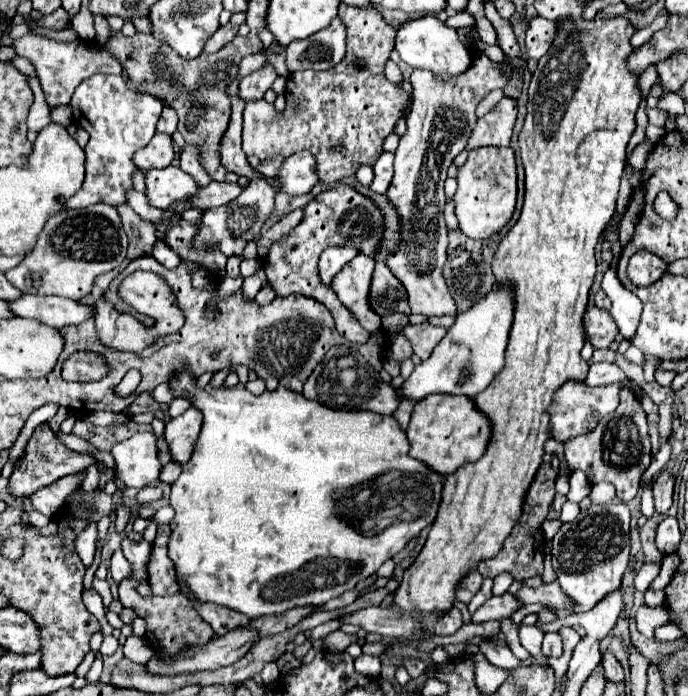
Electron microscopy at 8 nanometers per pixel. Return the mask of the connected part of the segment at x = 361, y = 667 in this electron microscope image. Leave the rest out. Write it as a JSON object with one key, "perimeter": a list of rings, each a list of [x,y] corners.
{"perimeter":[[[360,654],[356,660],[354,660],[354,668],[358,674],[364,674],[368,678],[378,678],[380,674],[380,660],[376,656],[366,656],[366,654]]]}

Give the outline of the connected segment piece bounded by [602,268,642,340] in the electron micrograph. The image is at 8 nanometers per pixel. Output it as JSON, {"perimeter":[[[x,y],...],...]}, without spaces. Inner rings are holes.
{"perimeter":[[[614,268],[606,270],[606,274],[602,278],[602,290],[612,300],[610,314],[612,314],[614,322],[616,322],[620,334],[626,340],[630,340],[634,336],[632,332],[636,332],[636,326],[640,322],[640,312],[642,312],[640,300],[620,284]]]}

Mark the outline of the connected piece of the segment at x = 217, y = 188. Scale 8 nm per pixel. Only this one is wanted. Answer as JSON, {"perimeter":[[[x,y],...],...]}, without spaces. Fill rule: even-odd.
{"perimeter":[[[210,182],[208,186],[204,186],[200,190],[200,194],[192,200],[192,202],[186,202],[186,204],[178,204],[178,206],[172,206],[164,212],[164,222],[156,226],[156,236],[158,240],[164,238],[164,230],[166,230],[166,224],[168,224],[168,218],[172,216],[172,212],[182,212],[184,208],[202,208],[202,210],[208,210],[208,208],[216,208],[216,206],[222,206],[222,204],[228,204],[232,200],[236,200],[236,196],[242,194],[244,188],[240,188],[238,182]]]}

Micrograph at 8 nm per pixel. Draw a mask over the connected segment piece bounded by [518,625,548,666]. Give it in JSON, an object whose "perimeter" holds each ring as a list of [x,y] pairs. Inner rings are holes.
{"perimeter":[[[521,625],[518,630],[521,645],[534,656],[536,663],[541,666],[548,666],[547,657],[542,654],[541,645],[545,633],[536,625]]]}

